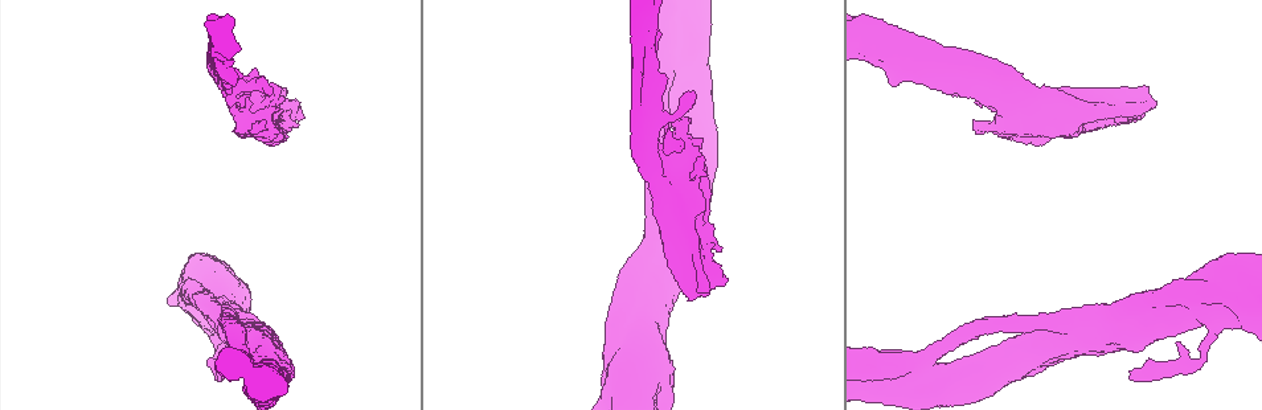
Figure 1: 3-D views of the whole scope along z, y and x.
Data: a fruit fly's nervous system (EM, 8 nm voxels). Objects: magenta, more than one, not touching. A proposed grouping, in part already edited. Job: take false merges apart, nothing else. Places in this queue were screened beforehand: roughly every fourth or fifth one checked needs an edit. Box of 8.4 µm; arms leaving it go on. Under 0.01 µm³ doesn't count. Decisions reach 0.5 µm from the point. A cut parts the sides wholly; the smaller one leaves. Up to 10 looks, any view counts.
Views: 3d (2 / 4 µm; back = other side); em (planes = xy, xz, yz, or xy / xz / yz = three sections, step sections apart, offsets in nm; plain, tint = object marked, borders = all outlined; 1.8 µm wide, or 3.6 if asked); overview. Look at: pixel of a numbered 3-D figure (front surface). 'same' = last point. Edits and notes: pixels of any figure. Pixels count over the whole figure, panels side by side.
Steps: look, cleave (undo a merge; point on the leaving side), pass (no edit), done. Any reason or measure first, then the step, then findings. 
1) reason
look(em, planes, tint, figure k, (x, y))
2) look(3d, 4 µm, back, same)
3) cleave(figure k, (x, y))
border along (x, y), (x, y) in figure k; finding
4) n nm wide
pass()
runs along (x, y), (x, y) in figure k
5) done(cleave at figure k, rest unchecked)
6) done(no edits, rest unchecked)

look(3d, 4 µm, figure 1, (1028, 350))

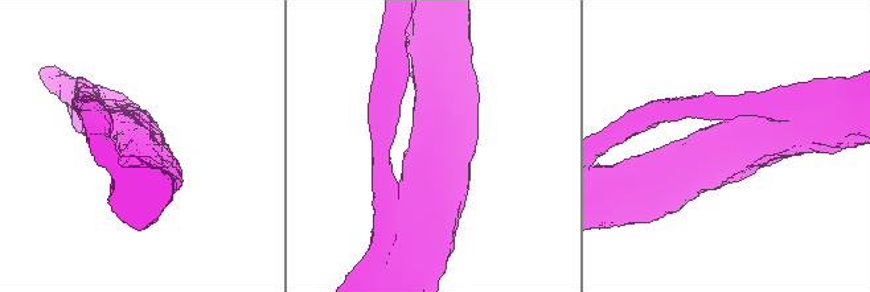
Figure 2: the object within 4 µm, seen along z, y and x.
now the EM
look(em, xy, step 8, plain, figure 2, (731, 144))

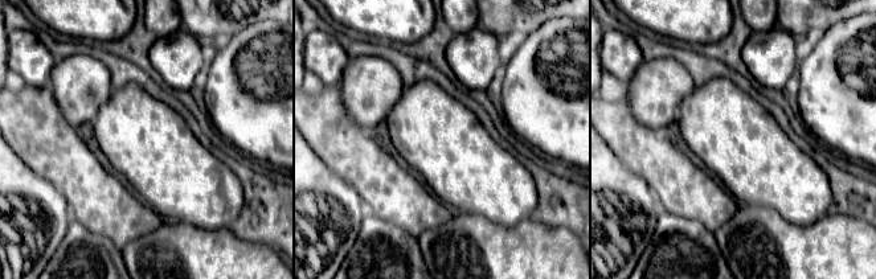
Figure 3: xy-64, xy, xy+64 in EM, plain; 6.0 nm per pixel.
with the object marked
look(em, xy, step 8, tint, same)

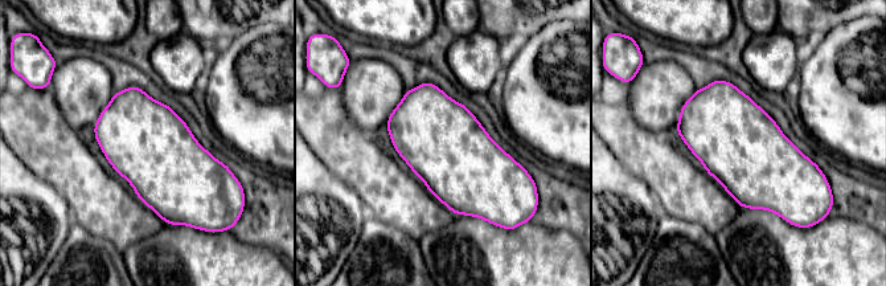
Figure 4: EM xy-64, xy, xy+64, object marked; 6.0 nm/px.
pass()
continuous, no second neuron

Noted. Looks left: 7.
sharp bend
look(em, 3.6 µm, planes, tint, figure 1, (900, 369))

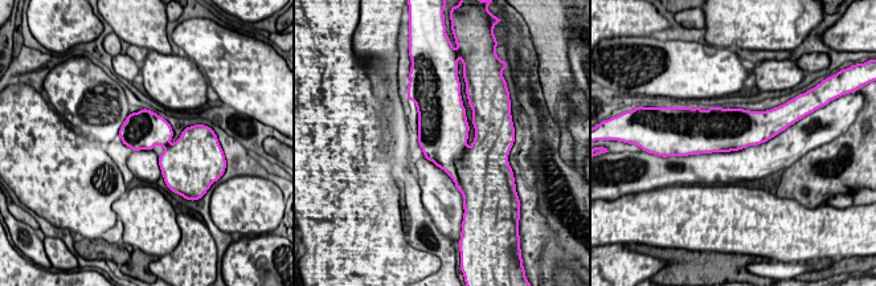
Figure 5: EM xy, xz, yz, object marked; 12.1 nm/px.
480 nm wide
cleave(figure 5, (445, 148))
border along (466, 148), (455, 162), (459, 182) in figure 5; two neurons meet here

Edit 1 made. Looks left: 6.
see it whole again
look(overview)

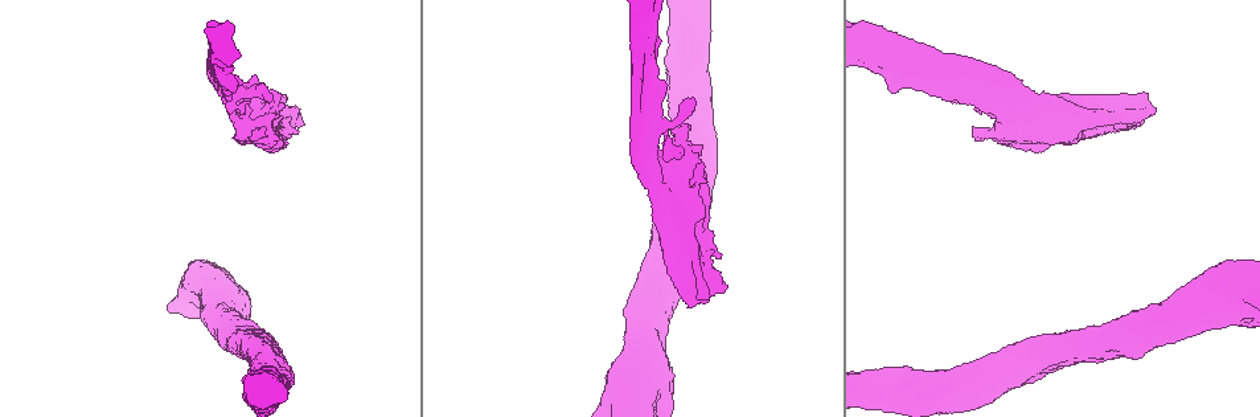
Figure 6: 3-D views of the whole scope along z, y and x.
thick turns thin
look(em, yz, step 8, tint, figure 6, (693, 267))

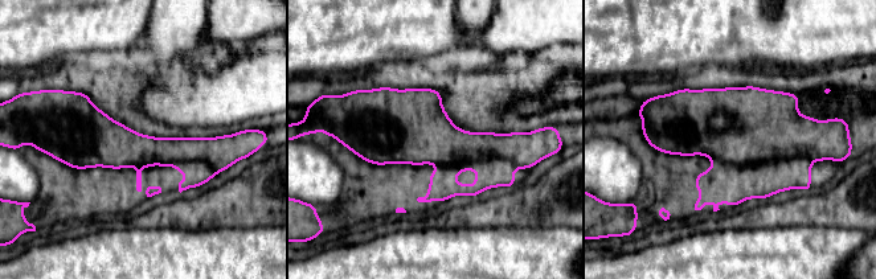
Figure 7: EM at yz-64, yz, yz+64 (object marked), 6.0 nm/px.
260 nm wide
cleave(figure 7, (731, 183))
border along (713, 156), (740, 164), (811, 160) in figure 7; two neurons meet here

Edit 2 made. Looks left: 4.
done(cleave at figure 5, cleave at figure 7, rest unchecked)

